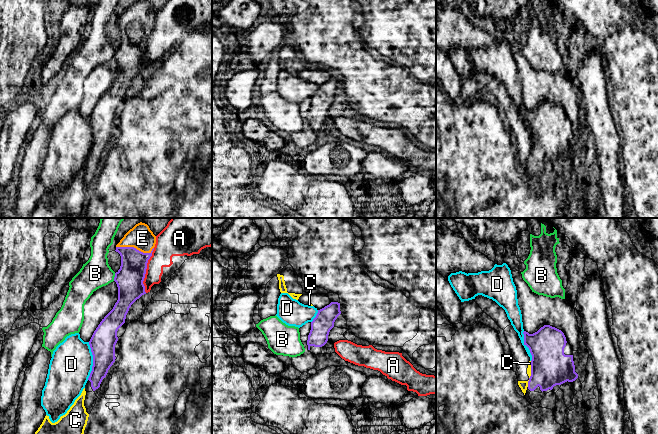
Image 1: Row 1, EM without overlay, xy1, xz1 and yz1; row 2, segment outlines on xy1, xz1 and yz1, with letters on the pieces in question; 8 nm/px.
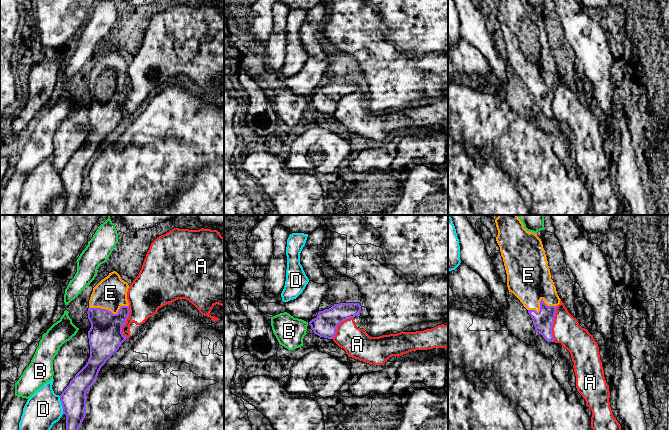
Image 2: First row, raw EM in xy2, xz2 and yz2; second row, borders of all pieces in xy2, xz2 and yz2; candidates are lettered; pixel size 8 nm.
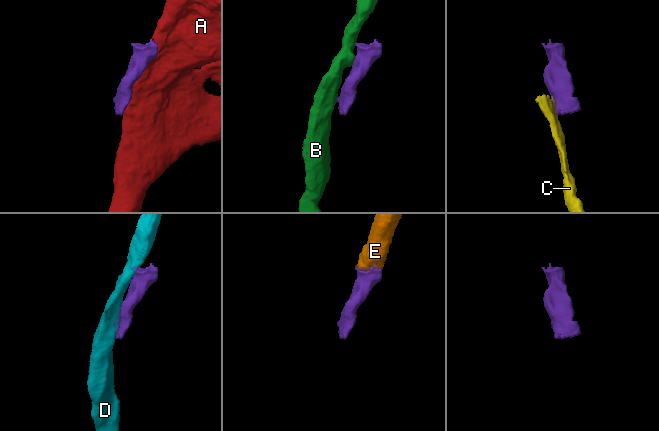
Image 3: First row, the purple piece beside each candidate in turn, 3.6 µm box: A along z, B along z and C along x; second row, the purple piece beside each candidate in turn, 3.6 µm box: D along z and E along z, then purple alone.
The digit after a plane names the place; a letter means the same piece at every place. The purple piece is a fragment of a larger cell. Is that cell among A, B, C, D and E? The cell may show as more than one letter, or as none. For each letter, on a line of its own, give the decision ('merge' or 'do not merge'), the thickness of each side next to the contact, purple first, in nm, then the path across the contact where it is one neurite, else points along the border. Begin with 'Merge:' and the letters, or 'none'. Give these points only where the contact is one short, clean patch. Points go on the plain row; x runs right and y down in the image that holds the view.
Merge: E
A: do not merge; 220 nm thick on the purple side, 180 nm on the other
B: do not merge; 220 nm thick on the purple side, 240 nm on the other
C: do not merge; 300 nm thick on the purple side, 70 nm on the other; border along yz1 (529, 156), (527, 162)
D: do not merge; 200 nm thick on the purple side, 340 nm on the other
E: merge; 280 nm thick on the purple side, 260 nm on the other; runs through xy2 (105, 112), (109, 87), (110, 69)

